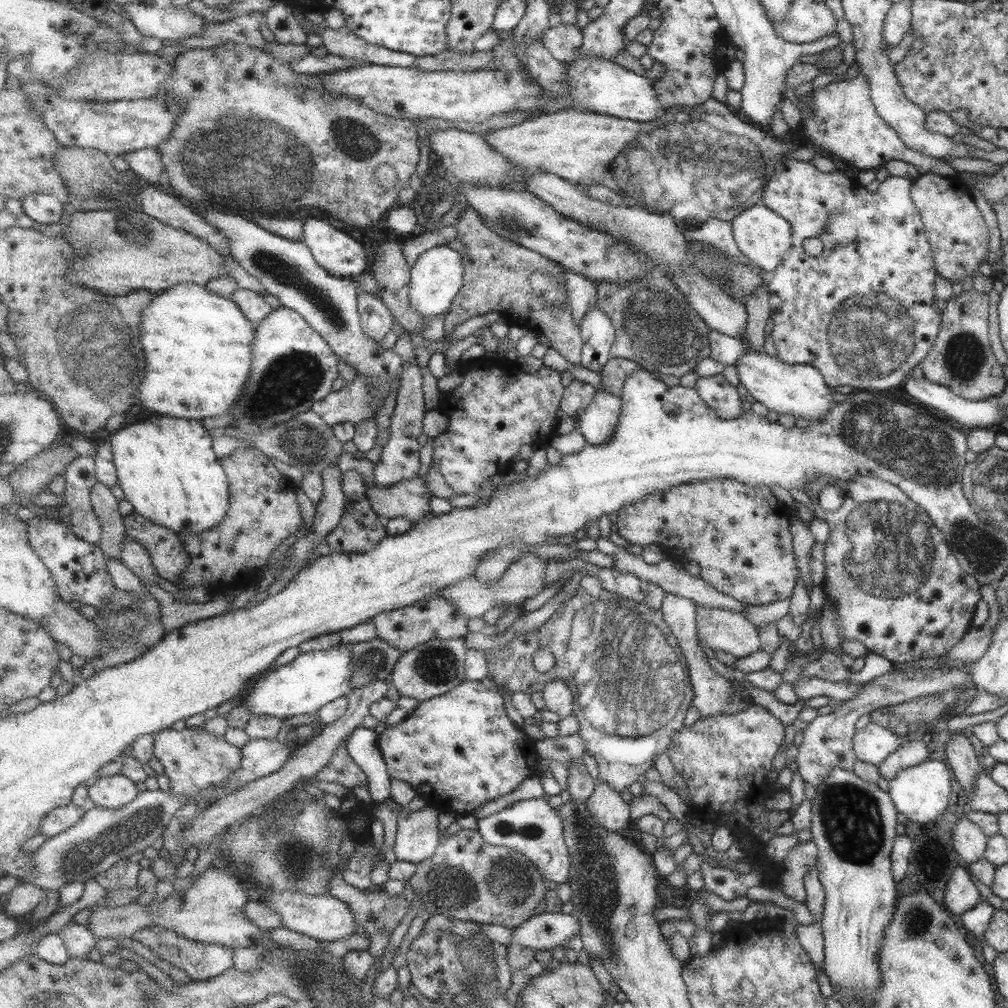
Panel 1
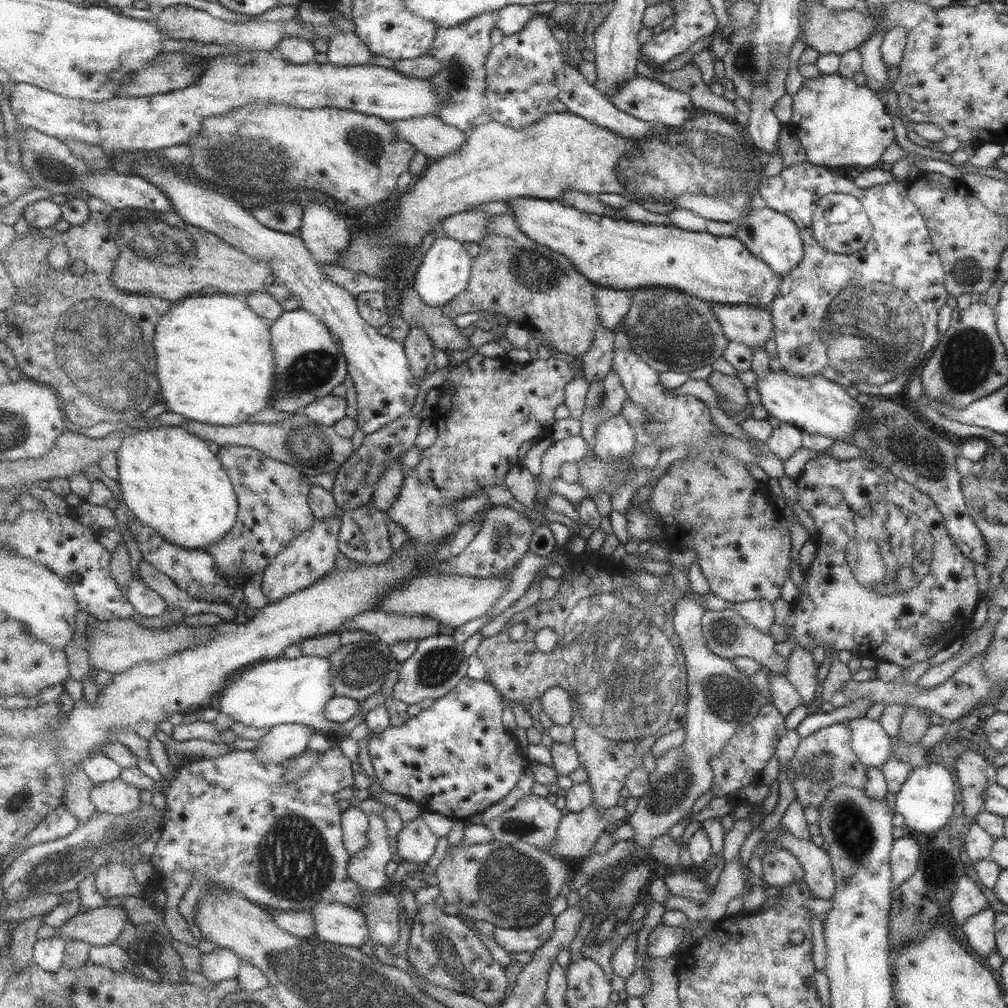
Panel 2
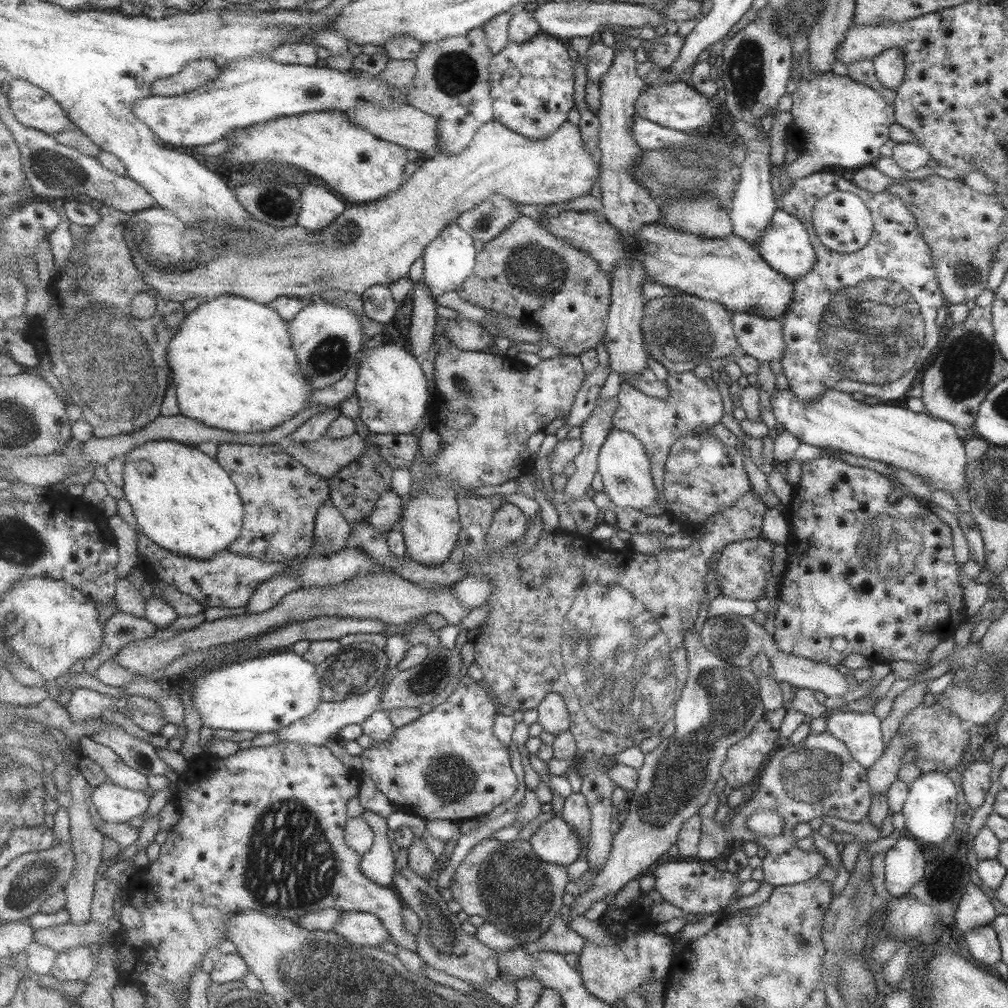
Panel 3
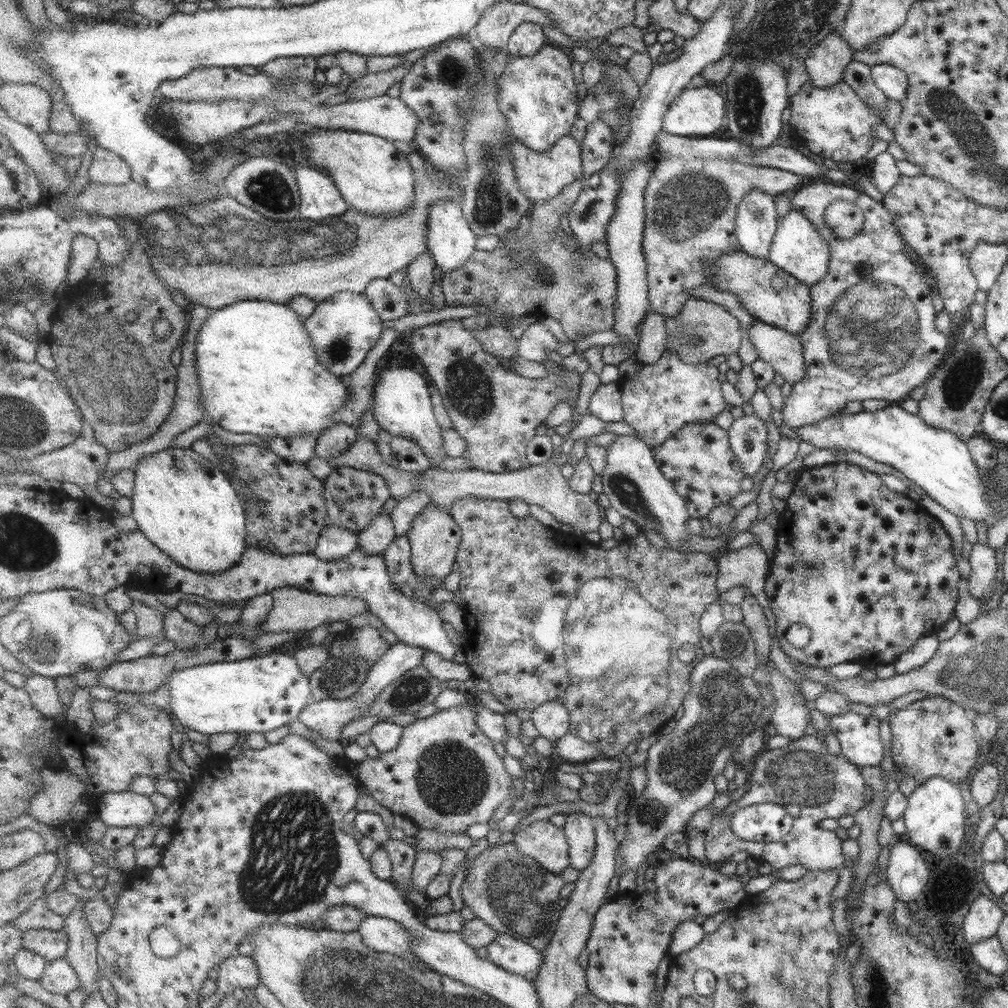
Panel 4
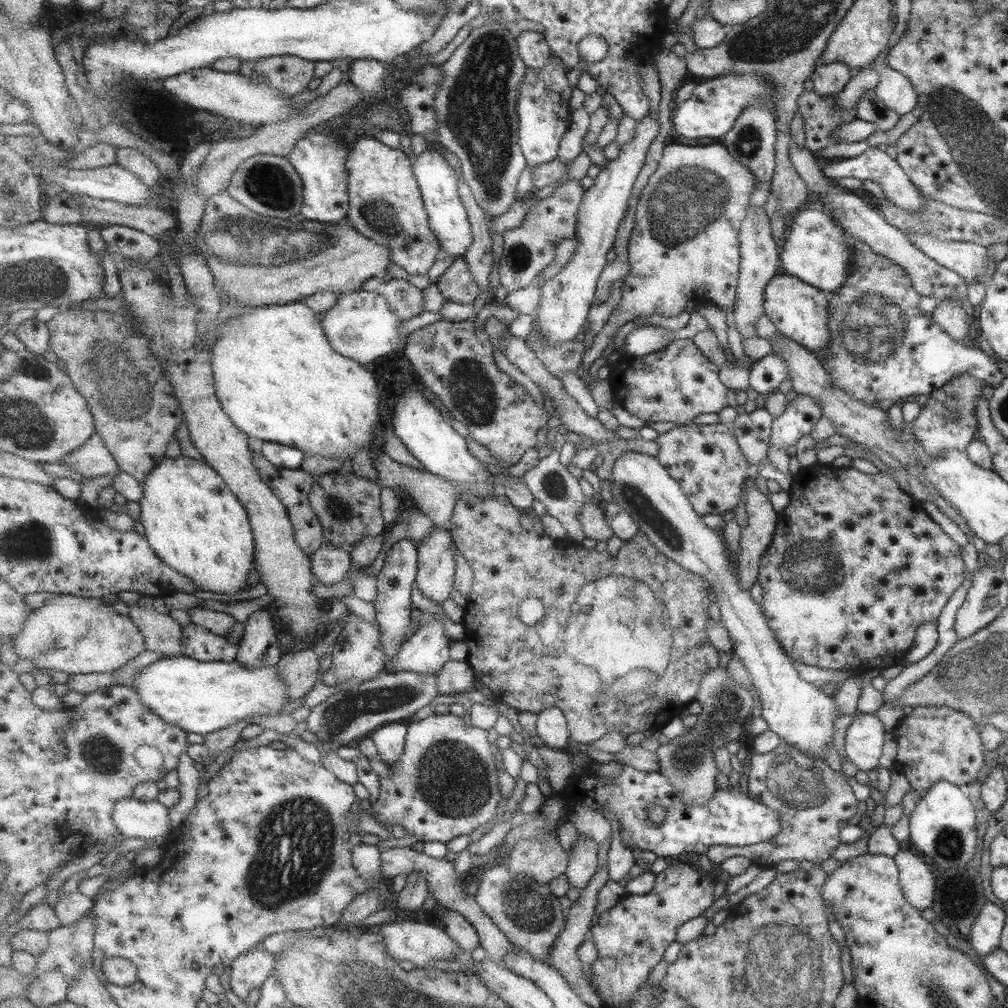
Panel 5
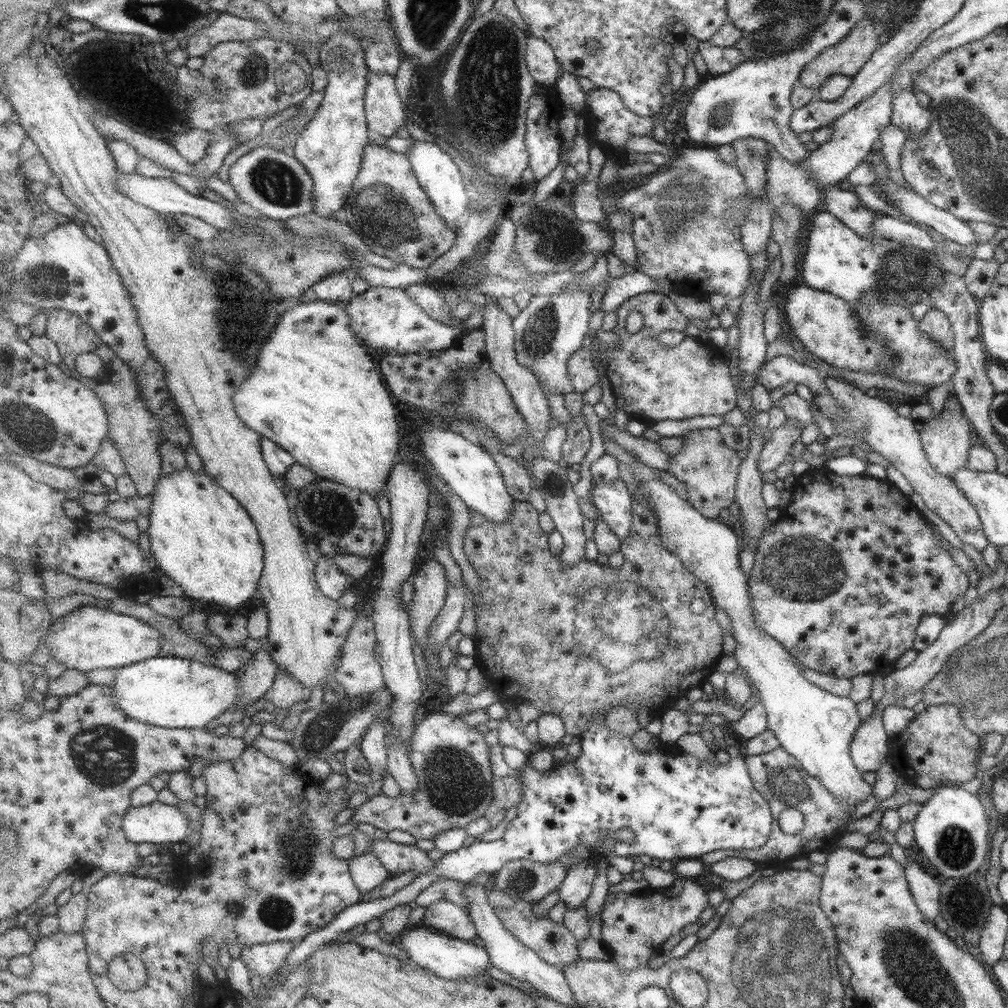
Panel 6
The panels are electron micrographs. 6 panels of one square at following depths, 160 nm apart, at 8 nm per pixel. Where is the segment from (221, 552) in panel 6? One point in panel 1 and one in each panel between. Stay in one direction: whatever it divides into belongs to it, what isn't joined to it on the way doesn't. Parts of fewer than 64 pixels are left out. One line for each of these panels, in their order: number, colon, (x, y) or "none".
1: (169, 471)
2: (170, 479)
3: (187, 502)
4: (188, 506)
5: (194, 521)

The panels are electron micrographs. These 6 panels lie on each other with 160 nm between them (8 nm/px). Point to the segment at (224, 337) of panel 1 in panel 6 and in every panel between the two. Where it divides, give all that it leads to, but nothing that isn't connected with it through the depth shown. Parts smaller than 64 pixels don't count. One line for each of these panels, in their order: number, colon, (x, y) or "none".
2: (201, 339)
3: (231, 333)
4: (258, 371)
5: (276, 374)
6: (315, 392)

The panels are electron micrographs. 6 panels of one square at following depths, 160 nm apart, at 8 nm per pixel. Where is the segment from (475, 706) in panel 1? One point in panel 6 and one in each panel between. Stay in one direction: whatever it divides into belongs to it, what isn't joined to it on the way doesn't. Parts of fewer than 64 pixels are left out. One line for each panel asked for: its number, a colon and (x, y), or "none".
2: (457, 757)
3: (449, 764)
4: (445, 775)
5: (445, 785)
6: (452, 759)

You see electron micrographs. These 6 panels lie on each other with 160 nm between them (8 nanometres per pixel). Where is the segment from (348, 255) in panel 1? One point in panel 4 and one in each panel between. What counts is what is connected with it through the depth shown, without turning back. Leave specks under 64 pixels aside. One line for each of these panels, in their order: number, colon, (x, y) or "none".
2: (327, 235)
3: (321, 208)
4: (321, 198)

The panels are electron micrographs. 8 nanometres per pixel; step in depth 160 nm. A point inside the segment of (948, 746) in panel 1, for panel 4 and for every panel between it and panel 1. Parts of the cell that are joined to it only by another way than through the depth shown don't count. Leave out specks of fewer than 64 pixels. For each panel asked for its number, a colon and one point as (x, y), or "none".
2: (969, 767)
3: (975, 780)
4: (981, 789)

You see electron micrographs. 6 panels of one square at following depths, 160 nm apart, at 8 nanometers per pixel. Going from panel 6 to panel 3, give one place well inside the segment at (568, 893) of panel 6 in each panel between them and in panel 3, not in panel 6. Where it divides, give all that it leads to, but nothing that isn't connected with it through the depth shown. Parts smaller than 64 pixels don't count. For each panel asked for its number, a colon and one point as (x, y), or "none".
3: (576, 811)
4: (580, 830)
5: (584, 858)

